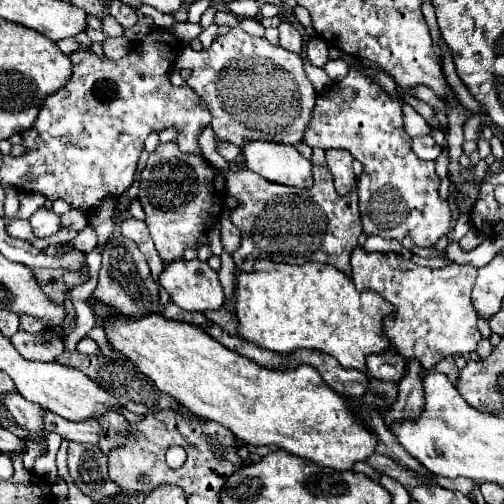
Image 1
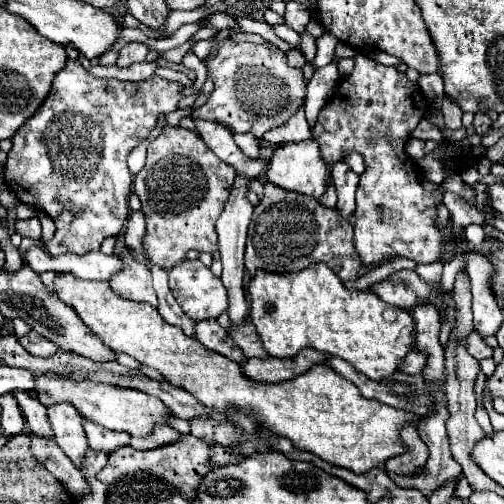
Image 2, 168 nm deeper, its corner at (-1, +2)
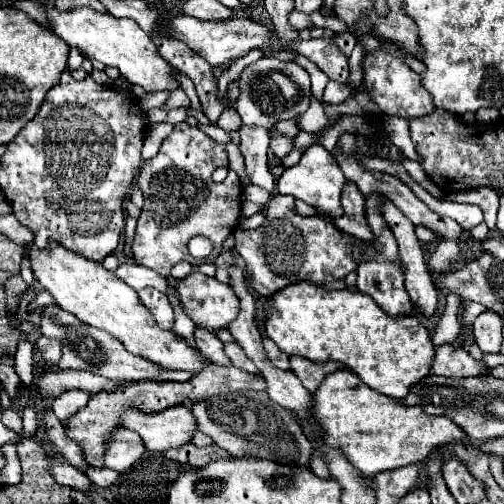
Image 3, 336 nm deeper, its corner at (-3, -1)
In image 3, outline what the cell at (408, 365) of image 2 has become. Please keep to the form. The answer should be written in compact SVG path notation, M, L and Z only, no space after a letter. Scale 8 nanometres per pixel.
M443 345L435 349L433 375L443 377L477 377L487 375L489 367L483 361L475 361L459 345Z

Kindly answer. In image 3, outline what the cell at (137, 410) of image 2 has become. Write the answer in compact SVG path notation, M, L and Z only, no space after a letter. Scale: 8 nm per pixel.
M177 405L169 411L159 411L157 415L145 415L143 411L129 409L121 419L131 431L137 431L149 451L177 449L191 443L197 433L197 421L185 405Z

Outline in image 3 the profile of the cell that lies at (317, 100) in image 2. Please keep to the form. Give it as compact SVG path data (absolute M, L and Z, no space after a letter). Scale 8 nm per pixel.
M311 145L303 153L303 157L297 165L285 169L285 173L281 175L281 179L277 183L277 191L285 193L285 195L293 195L295 199L301 199L301 201L309 203L311 207L315 207L321 215L337 219L343 215L341 193L343 193L345 185L347 185L347 179L345 179L343 171L337 167L337 163L333 163L333 155L321 145Z

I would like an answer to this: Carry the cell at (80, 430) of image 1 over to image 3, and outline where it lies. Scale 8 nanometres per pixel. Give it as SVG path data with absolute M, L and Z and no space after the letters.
M119 427L109 441L109 449L105 453L105 467L123 473L127 471L141 455L145 453L143 439L125 427Z

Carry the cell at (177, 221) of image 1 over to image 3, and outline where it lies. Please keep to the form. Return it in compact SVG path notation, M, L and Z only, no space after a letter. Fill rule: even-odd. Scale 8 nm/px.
M177 123L161 143L159 153L153 159L143 161L137 183L143 189L145 205L141 209L133 239L137 263L151 267L153 271L161 271L161 275L169 275L173 265L179 261L201 265L217 259L223 251L223 241L239 225L237 219L241 217L243 193L241 181L231 169L223 183L215 183L211 173L217 167L229 167L225 145L213 141L201 129L187 123ZM195 235L205 235L213 241L213 253L207 259L193 259L189 255L187 243Z

